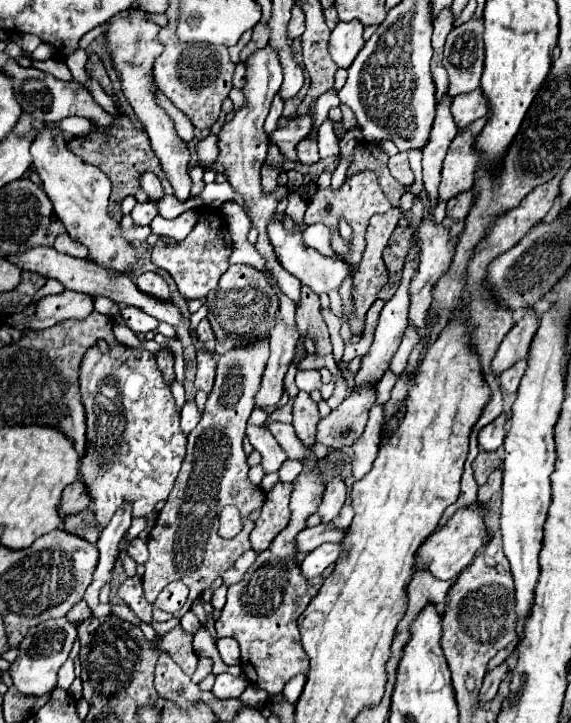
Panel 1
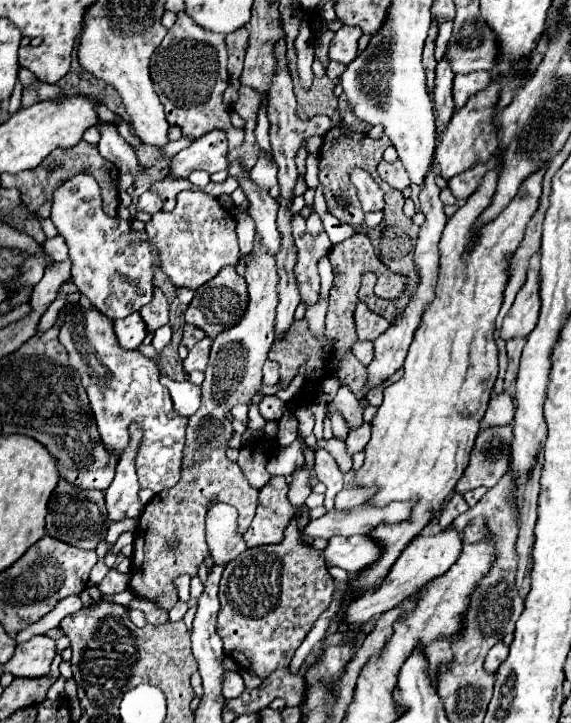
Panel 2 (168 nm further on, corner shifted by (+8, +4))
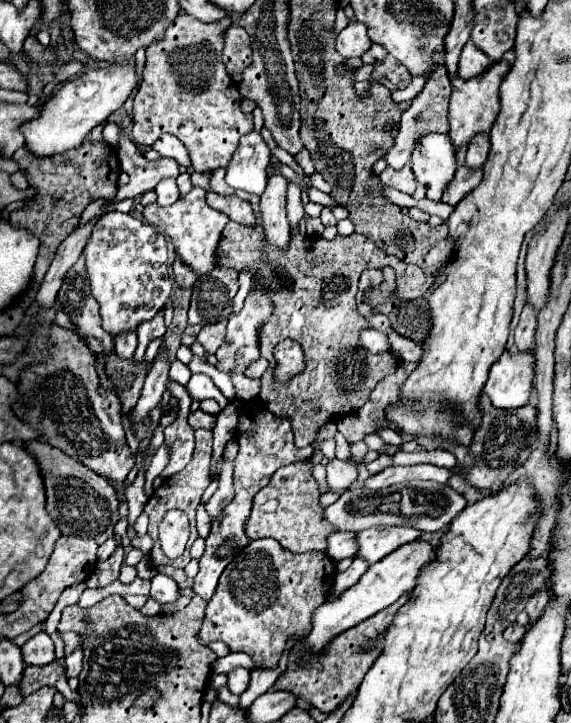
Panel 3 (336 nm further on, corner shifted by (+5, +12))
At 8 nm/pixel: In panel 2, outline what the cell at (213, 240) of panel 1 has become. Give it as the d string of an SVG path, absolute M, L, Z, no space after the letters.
M202 190L180 192L178 204L172 212L158 212L146 222L146 234L158 252L162 270L170 276L176 288L196 290L222 268L236 266L240 260L234 214L228 214L218 198Z

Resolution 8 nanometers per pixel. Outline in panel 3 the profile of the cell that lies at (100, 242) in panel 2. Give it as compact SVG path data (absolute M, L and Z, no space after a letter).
M107 212L95 222L83 256L93 298L101 306L101 326L109 334L135 330L167 304L173 290L167 278L167 244L151 224L121 212Z

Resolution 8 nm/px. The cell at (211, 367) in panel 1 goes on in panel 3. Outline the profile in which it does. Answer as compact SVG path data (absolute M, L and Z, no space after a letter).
M225 320L221 322L215 322L215 324L207 324L201 328L199 336L197 336L197 342L205 348L207 354L215 354L217 348L221 346L223 338L225 338Z

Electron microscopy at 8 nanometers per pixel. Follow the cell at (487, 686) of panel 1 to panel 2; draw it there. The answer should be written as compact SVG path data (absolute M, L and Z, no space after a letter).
M498 642L486 656L486 668L488 672L496 672L498 666L504 662L504 658L508 656L508 646L504 642Z

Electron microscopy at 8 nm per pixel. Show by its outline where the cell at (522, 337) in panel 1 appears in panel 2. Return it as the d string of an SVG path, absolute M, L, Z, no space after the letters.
M528 270L528 278L520 288L510 312L504 318L500 336L510 340L514 336L528 336L536 326L536 316L540 312L540 278L536 270Z

